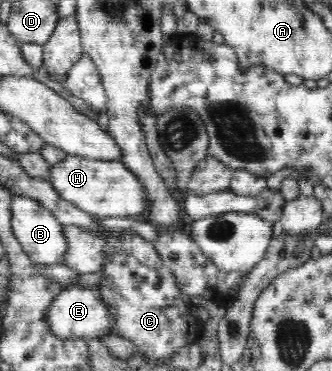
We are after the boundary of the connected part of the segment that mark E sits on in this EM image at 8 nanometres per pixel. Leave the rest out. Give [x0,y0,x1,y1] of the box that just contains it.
[46,285,114,338]

